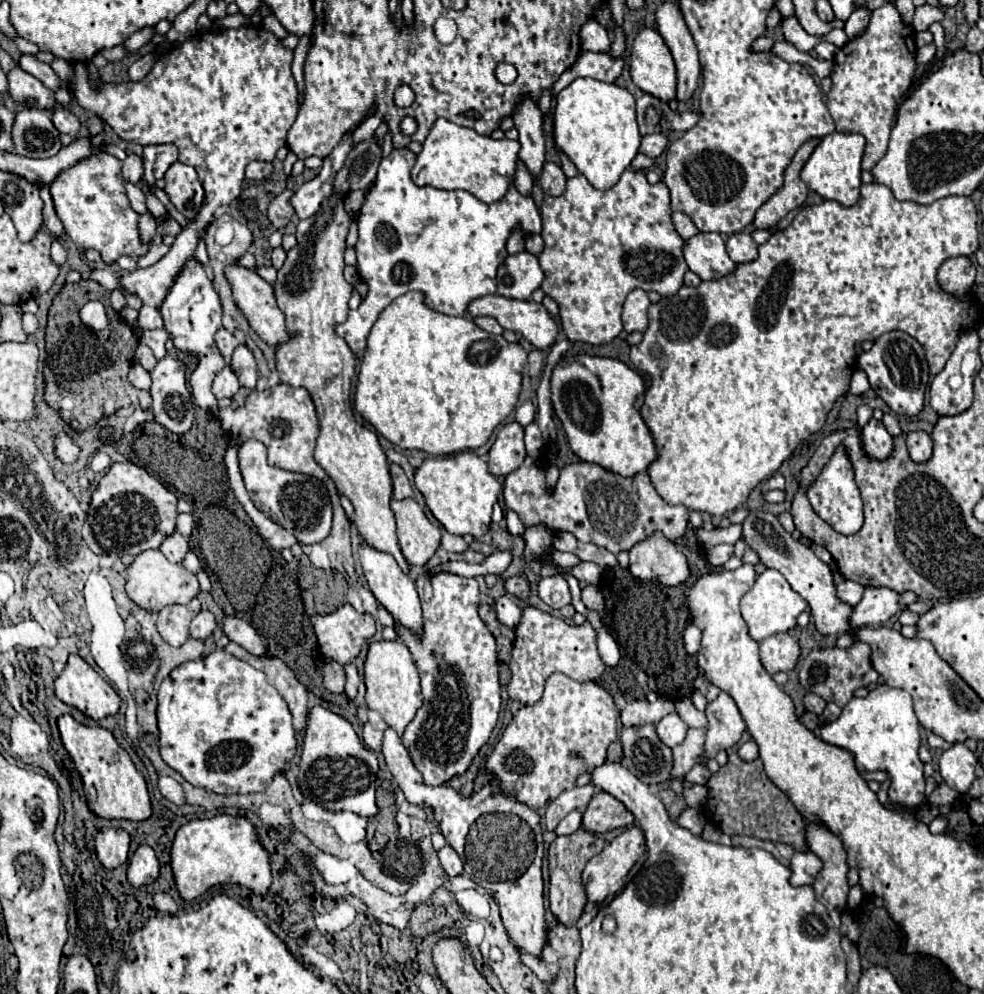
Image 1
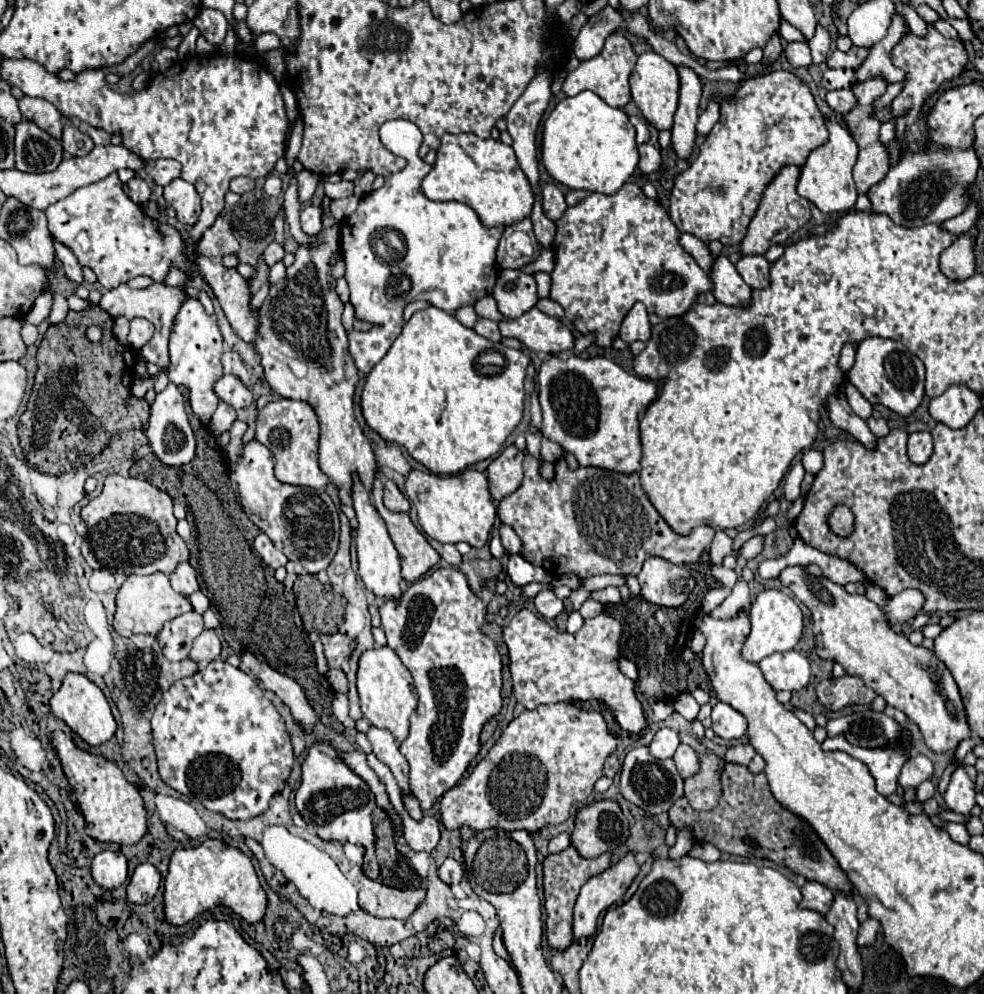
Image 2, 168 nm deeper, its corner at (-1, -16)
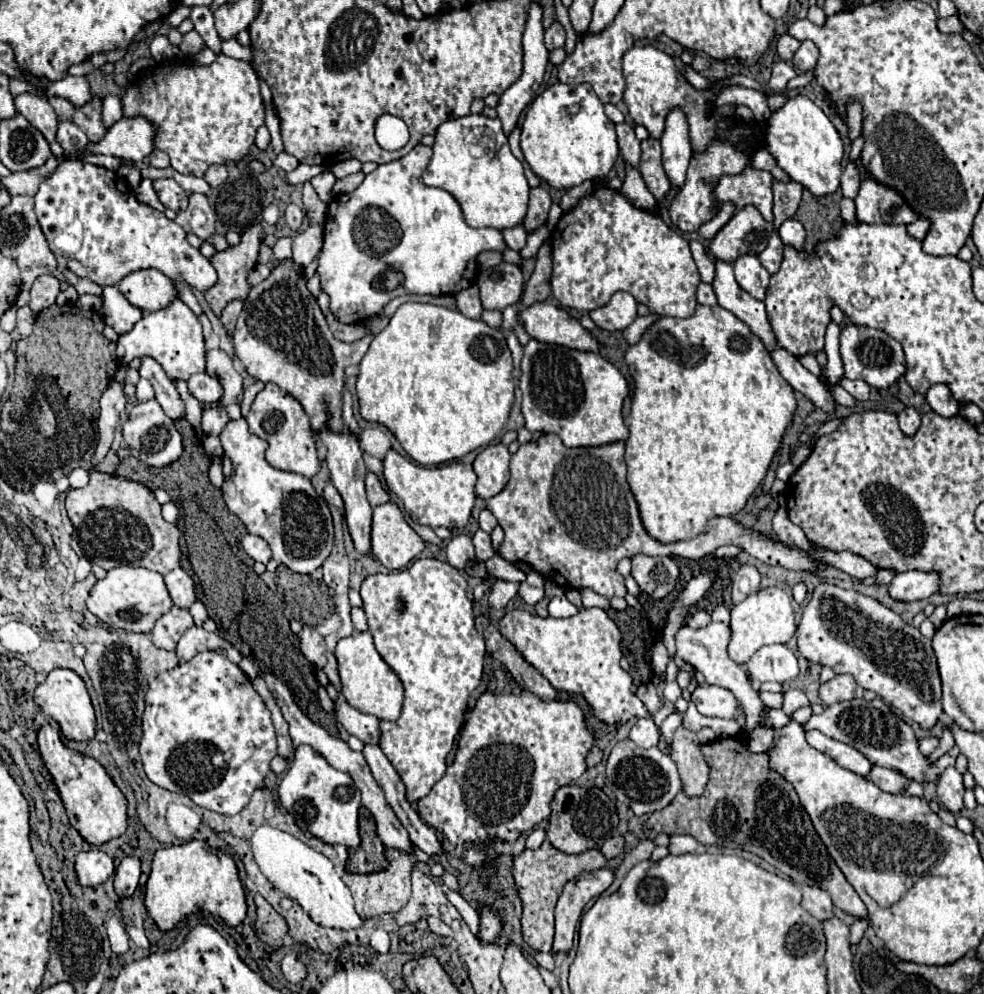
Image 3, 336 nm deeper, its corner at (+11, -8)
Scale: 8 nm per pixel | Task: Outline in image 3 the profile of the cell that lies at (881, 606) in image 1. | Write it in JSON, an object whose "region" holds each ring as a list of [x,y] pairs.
{"region":[[[903,572],[889,584],[889,594],[897,602],[925,600],[937,592],[937,574],[927,572]]]}

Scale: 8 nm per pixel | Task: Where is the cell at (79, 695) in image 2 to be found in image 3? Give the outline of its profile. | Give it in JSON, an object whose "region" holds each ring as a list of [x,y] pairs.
{"region":[[[57,668],[57,670],[49,672],[47,680],[37,686],[33,700],[45,714],[49,714],[51,718],[55,718],[59,722],[65,738],[69,738],[69,740],[91,740],[91,738],[95,738],[95,728],[97,728],[95,708],[91,704],[91,696],[85,688],[85,682],[73,670]]]}

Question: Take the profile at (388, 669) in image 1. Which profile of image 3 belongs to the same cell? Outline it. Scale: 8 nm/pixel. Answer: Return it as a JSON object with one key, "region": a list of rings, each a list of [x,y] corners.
{"region":[[[357,632],[349,638],[341,638],[337,644],[335,656],[339,662],[339,674],[341,674],[341,684],[343,684],[341,694],[345,696],[345,700],[359,712],[373,714],[379,720],[395,722],[401,714],[403,684],[399,676],[391,670],[391,666],[379,656],[373,644],[373,636],[369,632]]]}

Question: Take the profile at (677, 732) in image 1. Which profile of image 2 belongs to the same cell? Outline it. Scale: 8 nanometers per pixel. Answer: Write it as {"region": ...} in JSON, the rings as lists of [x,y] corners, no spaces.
{"region":[[[659,728],[649,744],[649,752],[657,758],[673,758],[679,746],[679,736],[671,728]]]}

